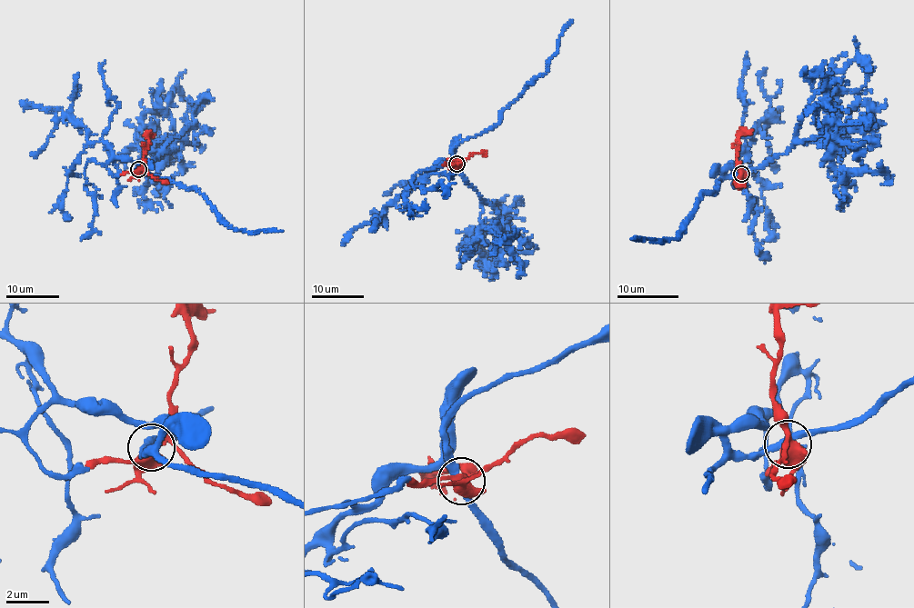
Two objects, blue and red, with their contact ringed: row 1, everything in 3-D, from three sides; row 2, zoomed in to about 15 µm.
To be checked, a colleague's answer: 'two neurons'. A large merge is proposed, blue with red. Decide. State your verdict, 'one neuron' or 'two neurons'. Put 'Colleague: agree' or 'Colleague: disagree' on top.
Colleague: disagree
one neuron

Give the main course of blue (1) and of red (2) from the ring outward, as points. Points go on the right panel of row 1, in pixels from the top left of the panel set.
1: (741, 173), (730, 177), (721, 177), (712, 193), (702, 194), (677, 239), (631, 239)
2: (741, 174), (737, 164), (738, 136), (752, 131)

